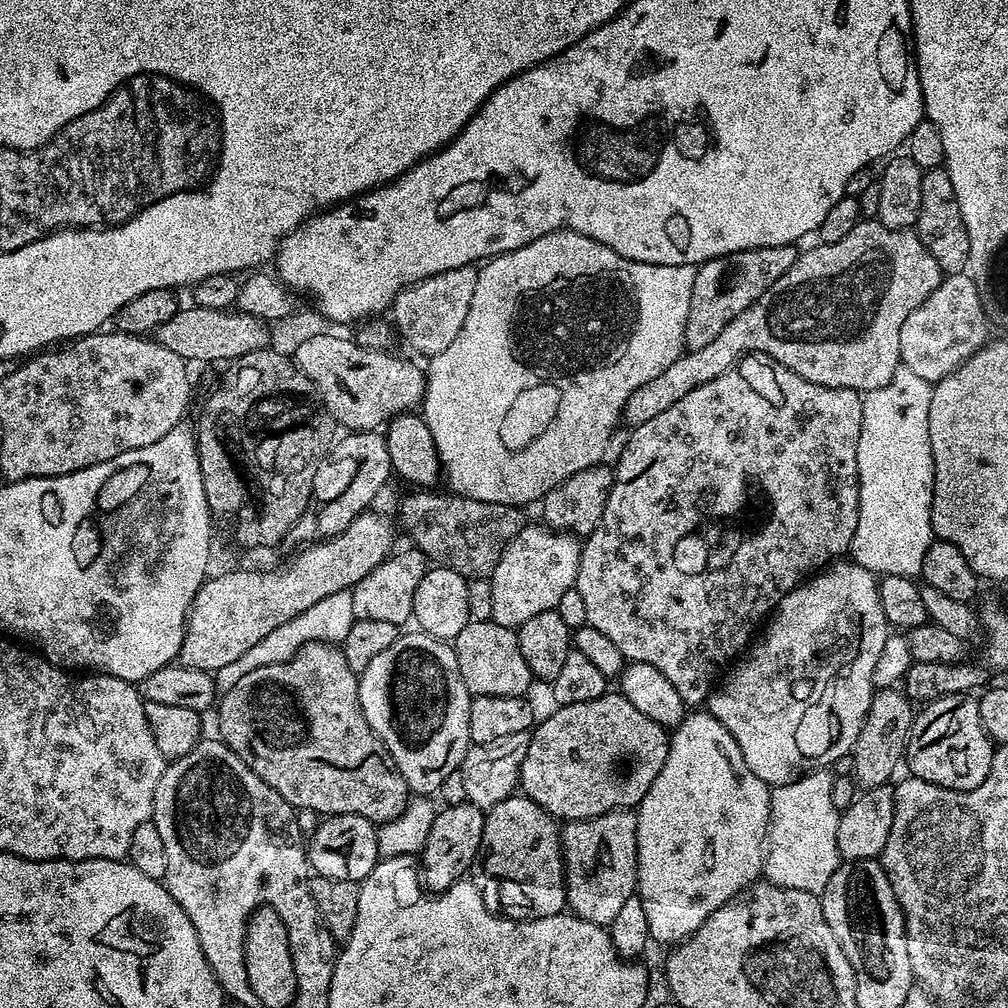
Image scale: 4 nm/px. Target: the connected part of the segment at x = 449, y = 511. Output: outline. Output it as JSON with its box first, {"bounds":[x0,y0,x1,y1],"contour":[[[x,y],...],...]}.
{"bounds":[396,490,525,578],"contour":[[[416,490],[413,496],[404,496],[397,506],[396,512],[400,515],[400,524],[409,536],[411,543],[424,556],[427,556],[433,565],[454,570],[465,578],[488,578],[498,566],[502,554],[509,542],[520,533],[524,527],[525,517],[520,517],[521,509],[507,504],[491,504],[485,500],[471,498],[456,498],[449,504],[444,504],[438,496],[430,496],[429,491]]]}

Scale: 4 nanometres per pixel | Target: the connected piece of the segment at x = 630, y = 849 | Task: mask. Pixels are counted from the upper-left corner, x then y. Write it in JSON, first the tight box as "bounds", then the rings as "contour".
{"bounds":[559,810,637,926],"contour":[[[617,810],[588,820],[570,820],[563,827],[559,834],[567,907],[579,920],[610,926],[626,898],[637,891],[635,811]]]}

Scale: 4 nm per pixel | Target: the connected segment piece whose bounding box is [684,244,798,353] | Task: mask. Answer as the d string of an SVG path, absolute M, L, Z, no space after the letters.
M783 244L777 248L753 248L751 252L734 252L731 256L720 256L717 260L709 260L708 263L699 265L694 278L694 294L690 298L690 314L686 318L686 330L684 331L684 348L689 353L702 350L704 346L710 346L742 310L752 307L753 302L762 298L764 291L771 284L778 282L790 266L794 266L798 252L793 245Z

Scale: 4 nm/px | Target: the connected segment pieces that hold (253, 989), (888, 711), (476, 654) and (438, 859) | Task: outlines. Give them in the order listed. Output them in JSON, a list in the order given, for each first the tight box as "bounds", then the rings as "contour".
[{"bounds":[240,900,292,1006],"contour":[[[254,900],[252,908],[244,914],[240,940],[246,940],[240,948],[242,952],[242,970],[248,980],[248,992],[260,994],[260,998],[270,1006],[282,1006],[292,992],[292,974],[288,956],[292,954],[292,936],[286,930],[282,912],[272,906],[268,900]]]},{"bounds":[851,686,914,789],"contour":[[[884,686],[872,697],[872,705],[864,719],[862,730],[856,739],[856,747],[851,753],[856,769],[854,779],[861,789],[882,788],[902,764],[908,746],[908,733],[912,731],[914,719],[913,701],[903,691],[892,686]]]},{"bounds":[454,619,534,698],"contour":[[[493,619],[486,622],[469,620],[456,635],[454,647],[458,674],[462,674],[462,682],[473,698],[529,695],[528,687],[534,684],[534,677],[522,656],[519,638],[513,629],[497,624]]]},{"bounds":[418,803,484,893],"contour":[[[462,803],[444,806],[433,815],[432,825],[418,852],[418,875],[421,885],[429,893],[445,892],[451,884],[457,883],[460,871],[467,860],[477,859],[481,851],[480,832],[484,828],[484,812],[475,804]]]}]

